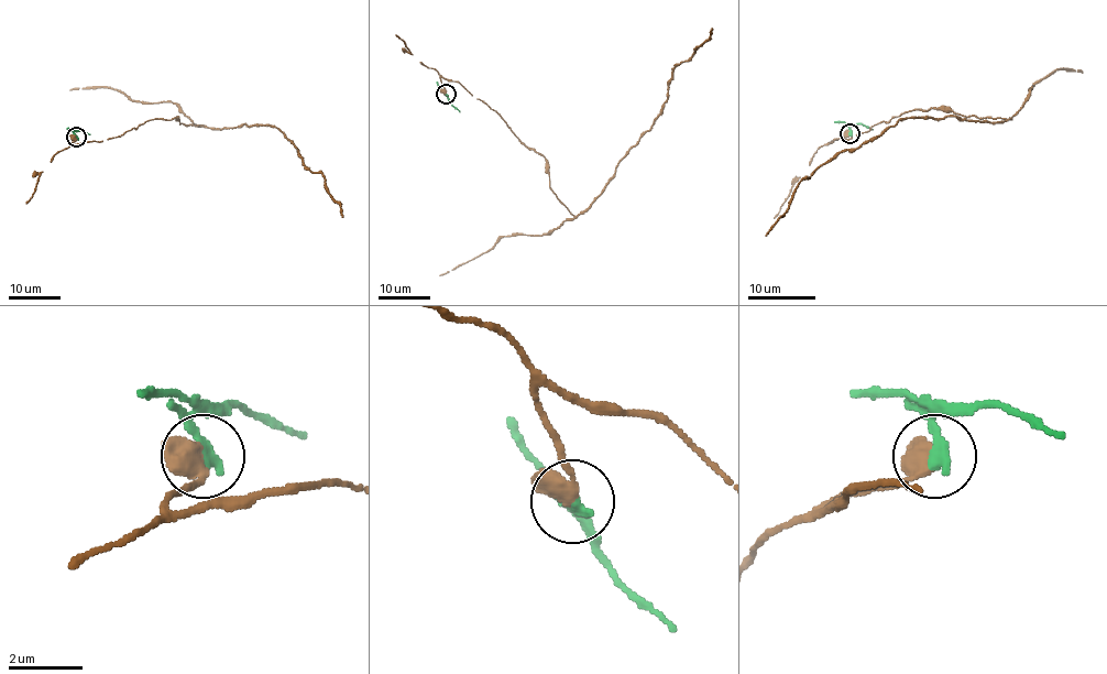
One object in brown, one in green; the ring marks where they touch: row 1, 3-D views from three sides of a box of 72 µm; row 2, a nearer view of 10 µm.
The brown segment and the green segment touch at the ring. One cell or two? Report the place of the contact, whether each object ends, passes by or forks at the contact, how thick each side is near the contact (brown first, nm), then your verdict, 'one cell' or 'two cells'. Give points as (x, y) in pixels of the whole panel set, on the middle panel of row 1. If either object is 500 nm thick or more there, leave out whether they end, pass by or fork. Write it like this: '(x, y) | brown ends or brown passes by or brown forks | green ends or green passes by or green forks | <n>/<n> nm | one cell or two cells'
(446, 94) | brown passes by | green ends | 440/340 nm | two cells

